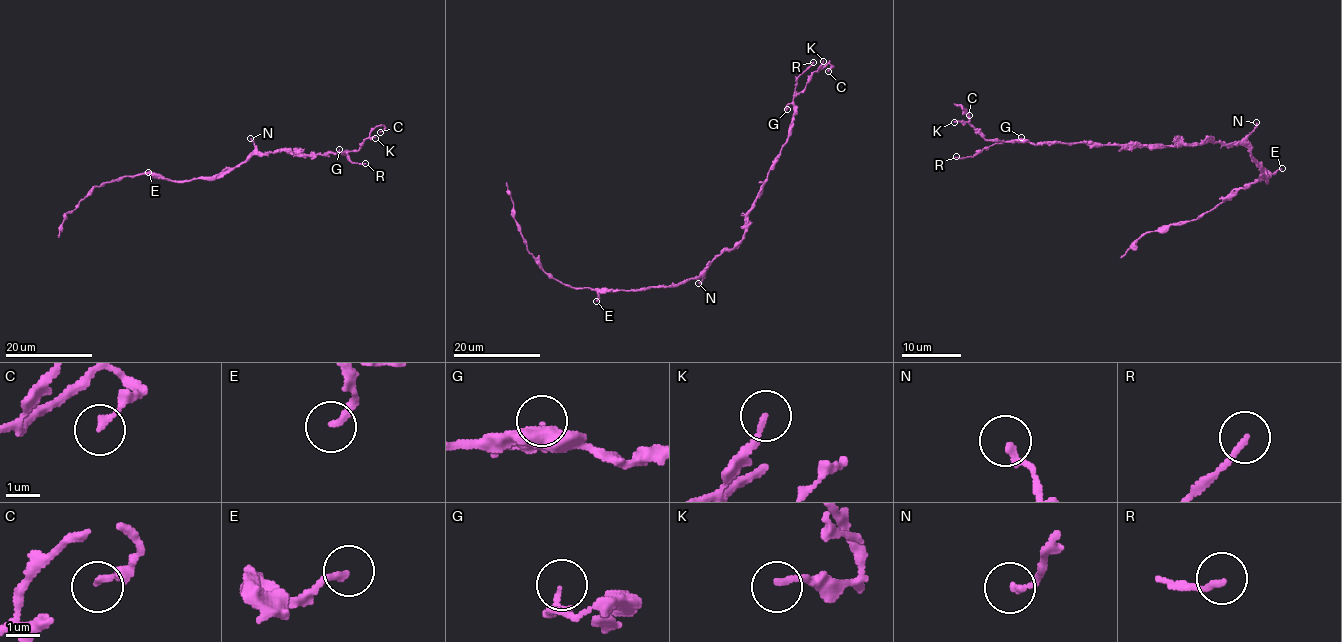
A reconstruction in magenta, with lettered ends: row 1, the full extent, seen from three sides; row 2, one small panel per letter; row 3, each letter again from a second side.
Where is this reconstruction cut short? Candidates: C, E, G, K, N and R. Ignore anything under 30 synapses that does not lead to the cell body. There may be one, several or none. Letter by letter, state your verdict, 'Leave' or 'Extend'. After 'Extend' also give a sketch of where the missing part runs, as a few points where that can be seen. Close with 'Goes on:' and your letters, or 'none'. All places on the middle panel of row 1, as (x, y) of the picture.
C: Leave
E: Leave
G: Leave
K: Leave
N: Leave
R: Leave
Goes on: none

